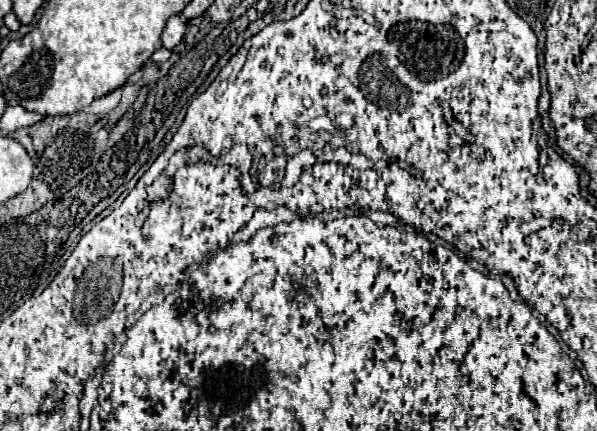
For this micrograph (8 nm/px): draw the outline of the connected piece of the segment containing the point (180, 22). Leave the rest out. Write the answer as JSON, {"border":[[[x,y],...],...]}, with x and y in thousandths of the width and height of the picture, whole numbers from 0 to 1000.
{"border":[[[291,32],[281,42],[278,60],[275,60],[275,74],[271,74],[271,102],[275,111],[288,116],[291,107],[298,107],[298,97],[305,93],[312,74],[312,46],[302,37],[302,32]]]}

